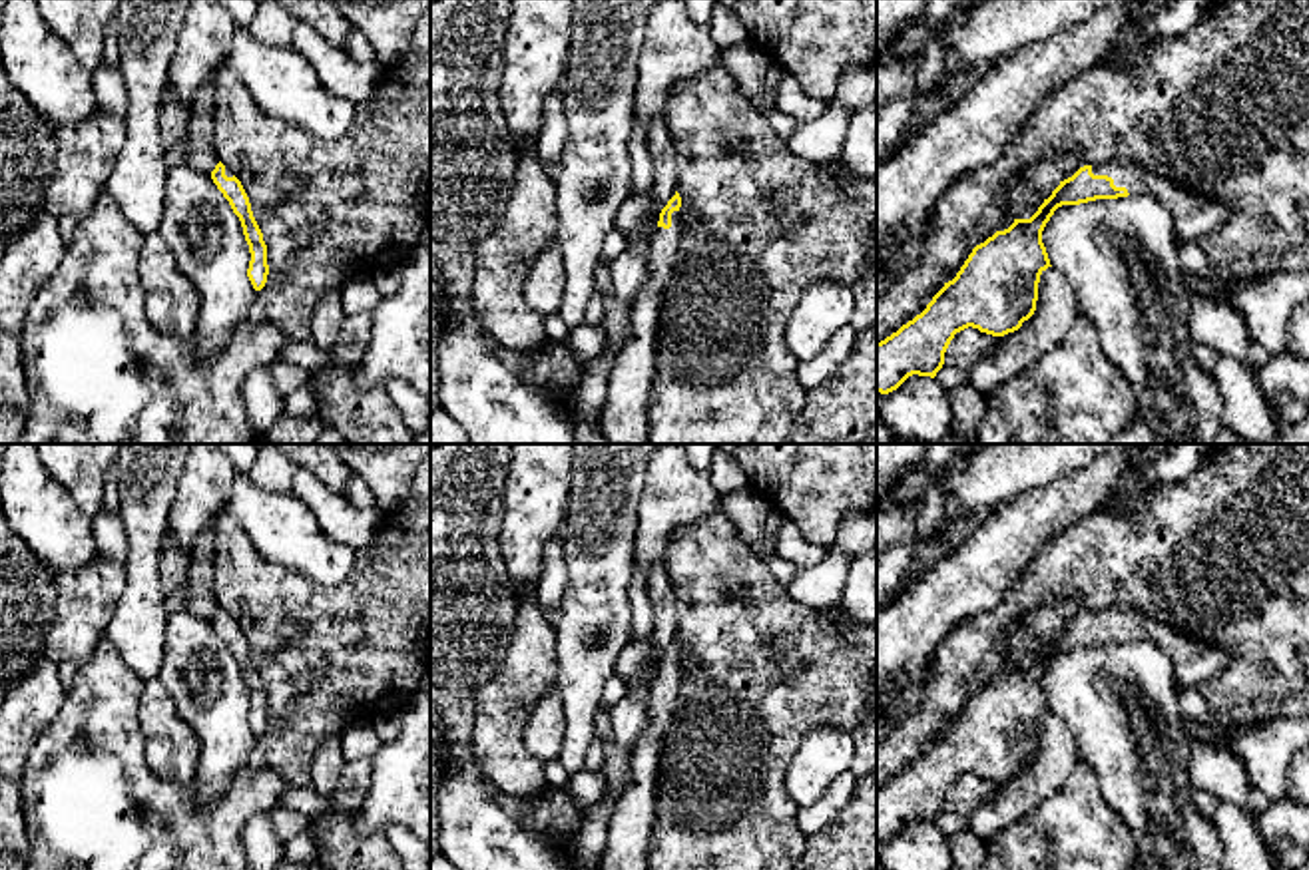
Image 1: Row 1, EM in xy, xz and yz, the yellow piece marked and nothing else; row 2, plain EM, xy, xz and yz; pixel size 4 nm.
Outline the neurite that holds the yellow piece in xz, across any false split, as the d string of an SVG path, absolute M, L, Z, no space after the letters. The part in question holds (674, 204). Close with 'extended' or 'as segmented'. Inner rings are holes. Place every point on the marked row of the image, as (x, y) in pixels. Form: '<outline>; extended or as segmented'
M675 195L659 213L650 237L650 277L630 301L628 340L612 360L602 410L602 436L610 444L650 444L646 408L655 376L655 340L663 293L669 287L679 247L681 197Z; extended

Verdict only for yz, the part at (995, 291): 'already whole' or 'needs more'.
needs more

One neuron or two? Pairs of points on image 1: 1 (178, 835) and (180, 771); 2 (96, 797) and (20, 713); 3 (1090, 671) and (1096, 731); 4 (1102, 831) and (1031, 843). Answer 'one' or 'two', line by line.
1: two
2: two
3: one
4: one

